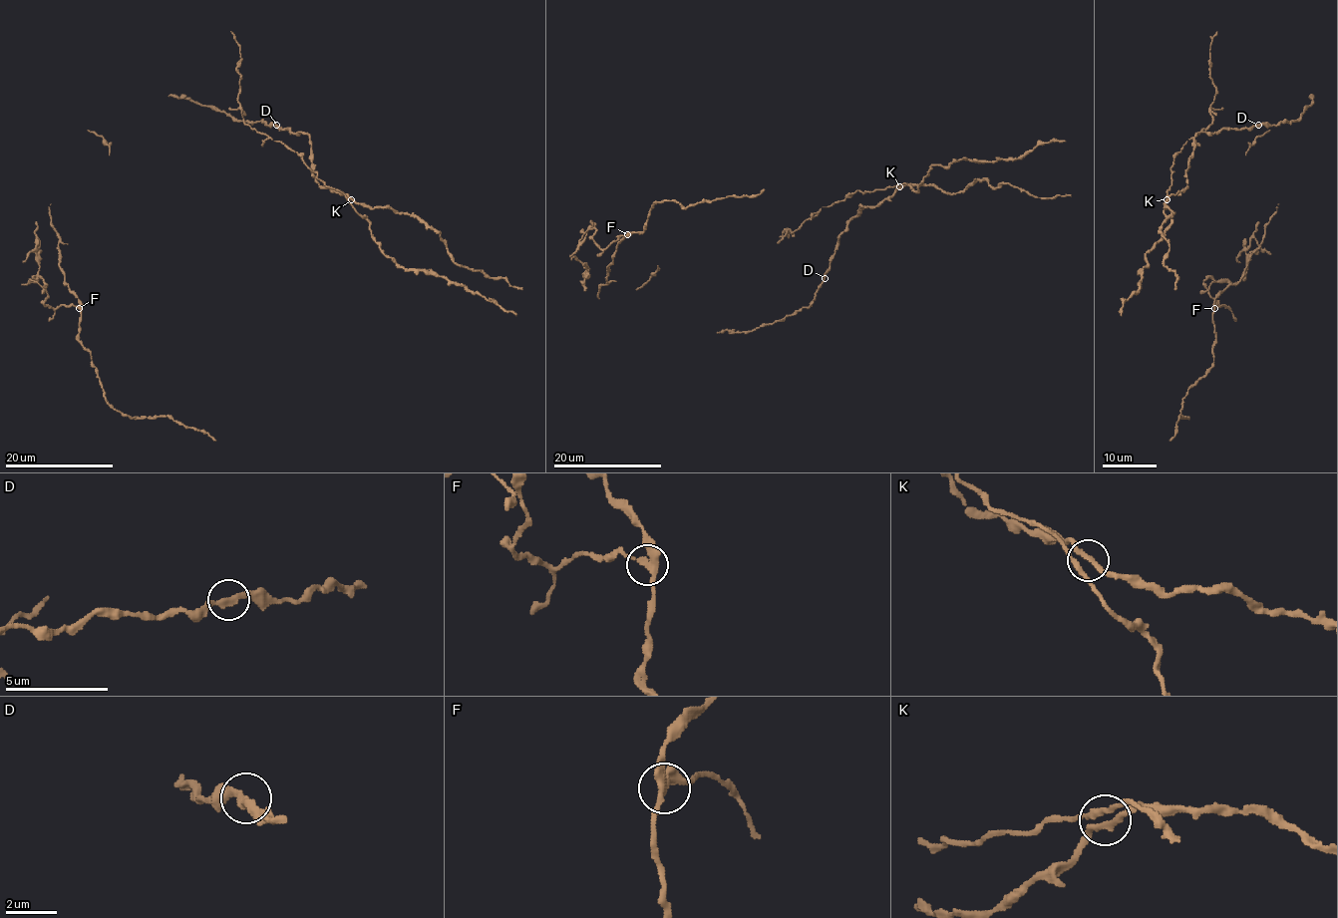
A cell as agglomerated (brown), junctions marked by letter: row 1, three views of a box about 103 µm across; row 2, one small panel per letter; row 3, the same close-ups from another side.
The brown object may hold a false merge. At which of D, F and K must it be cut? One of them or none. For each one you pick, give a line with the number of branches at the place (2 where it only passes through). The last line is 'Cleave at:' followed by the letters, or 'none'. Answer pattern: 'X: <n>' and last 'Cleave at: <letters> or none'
F: 3
Cleave at: F

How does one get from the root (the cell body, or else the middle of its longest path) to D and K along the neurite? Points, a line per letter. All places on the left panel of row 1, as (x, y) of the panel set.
D: (167, 96), (190, 99), (230, 114), (238, 121), (263, 121), (267, 125), (276, 125)
K: (167, 96), (190, 99), (238, 121), (263, 121), (293, 133), (304, 132), (310, 139), (314, 180), (351, 199)

